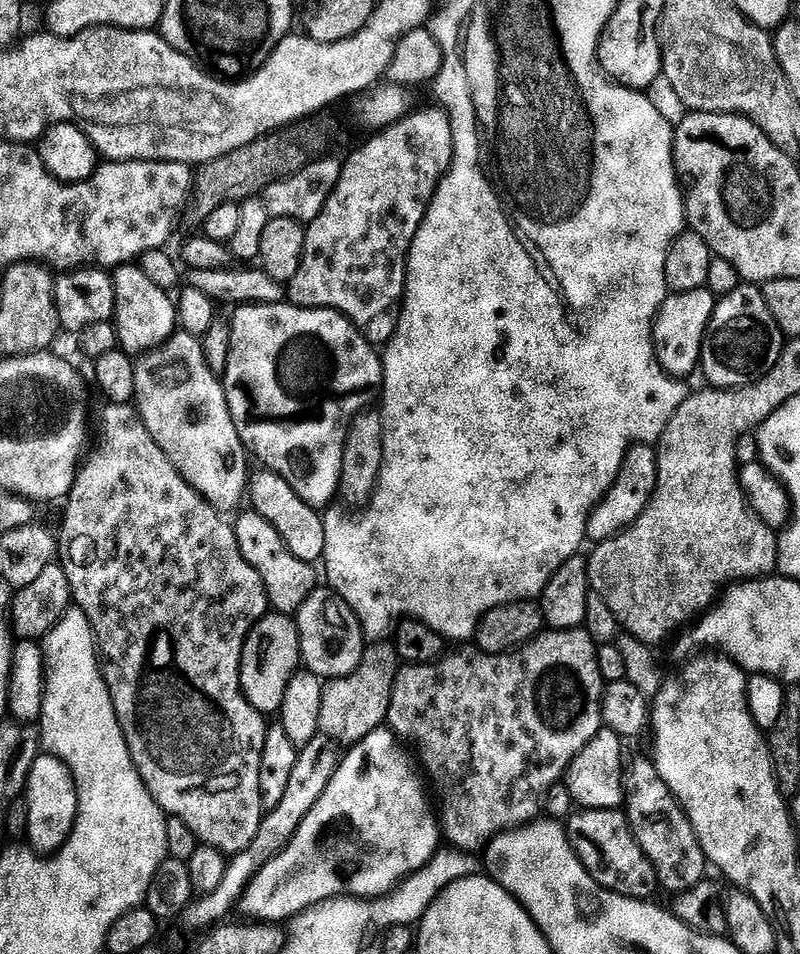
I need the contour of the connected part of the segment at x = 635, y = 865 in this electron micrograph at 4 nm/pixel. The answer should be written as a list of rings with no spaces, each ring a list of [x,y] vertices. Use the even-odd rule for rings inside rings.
[[[580,808],[569,820],[566,820],[568,841],[572,849],[578,854],[582,866],[606,890],[629,896],[635,900],[648,900],[652,891],[657,891],[658,881],[656,871],[646,858],[642,846],[632,833],[628,825],[627,815],[623,811],[611,808],[610,810],[594,810]]]

